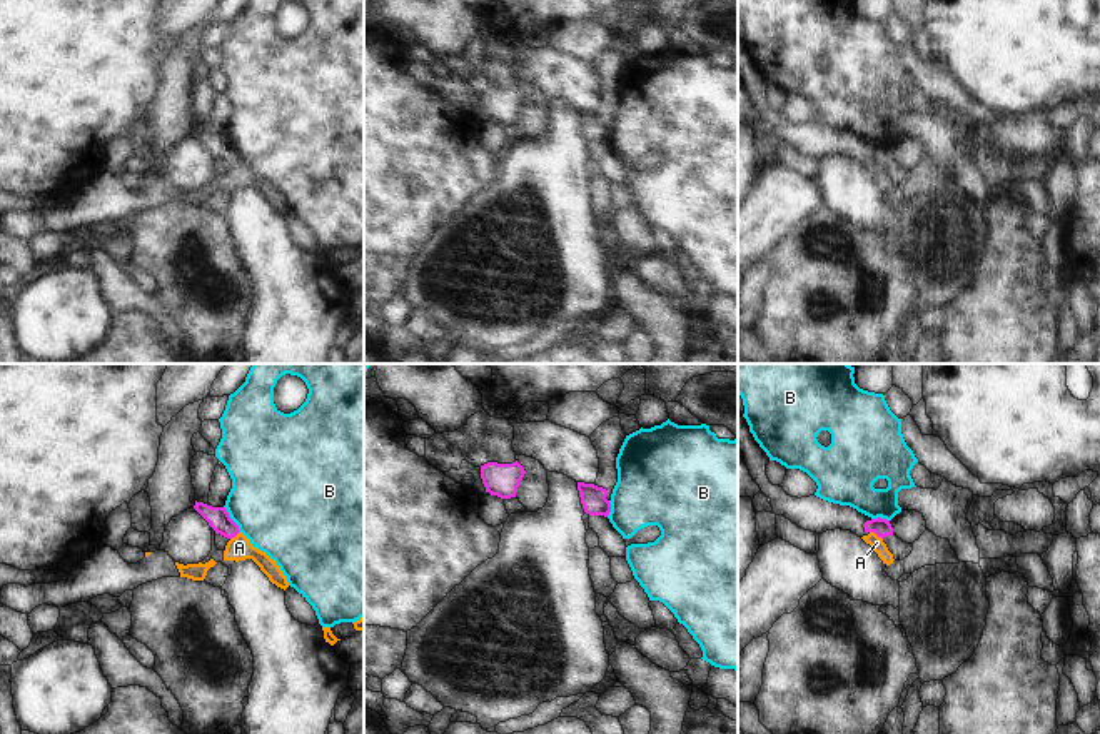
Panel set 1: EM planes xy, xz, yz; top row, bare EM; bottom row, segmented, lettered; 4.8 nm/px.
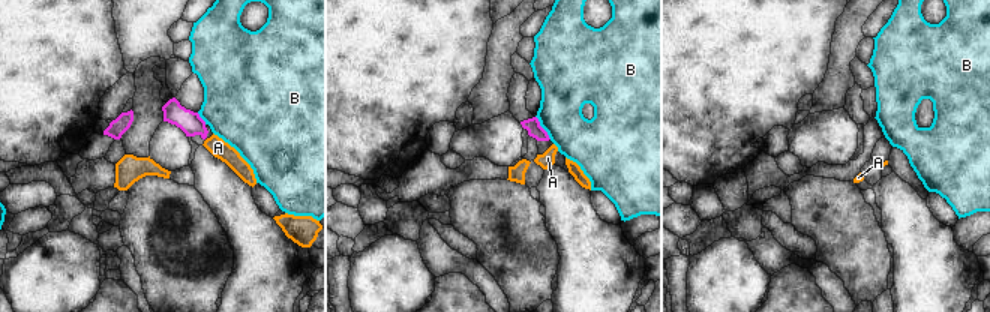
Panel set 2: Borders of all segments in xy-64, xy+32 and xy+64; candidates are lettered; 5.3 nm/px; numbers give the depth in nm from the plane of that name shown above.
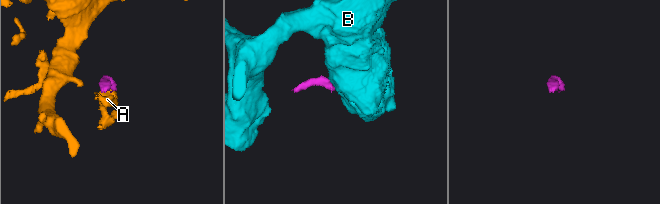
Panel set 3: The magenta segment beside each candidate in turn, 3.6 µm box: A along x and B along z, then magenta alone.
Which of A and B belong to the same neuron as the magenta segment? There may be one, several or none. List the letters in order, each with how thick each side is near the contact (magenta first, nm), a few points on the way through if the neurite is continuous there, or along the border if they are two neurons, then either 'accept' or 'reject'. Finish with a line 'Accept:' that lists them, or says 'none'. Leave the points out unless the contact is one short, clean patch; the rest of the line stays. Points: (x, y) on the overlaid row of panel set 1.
A: 90 nm thick on the magenta side, 70 nm on the other; border along yz (870, 531), (882, 539); reject
B: 110 nm thick on the magenta side, 460 nm on the other; border along xy (224, 506), (241, 531); reject
Accept: none

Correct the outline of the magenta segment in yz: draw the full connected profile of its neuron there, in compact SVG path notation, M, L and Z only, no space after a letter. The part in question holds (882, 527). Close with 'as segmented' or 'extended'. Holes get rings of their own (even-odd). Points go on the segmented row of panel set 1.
M871 519L863 524L865 532L875 532L883 539L895 561L903 561L913 550L913 544L906 544L893 534L893 527L886 519Z | extended

